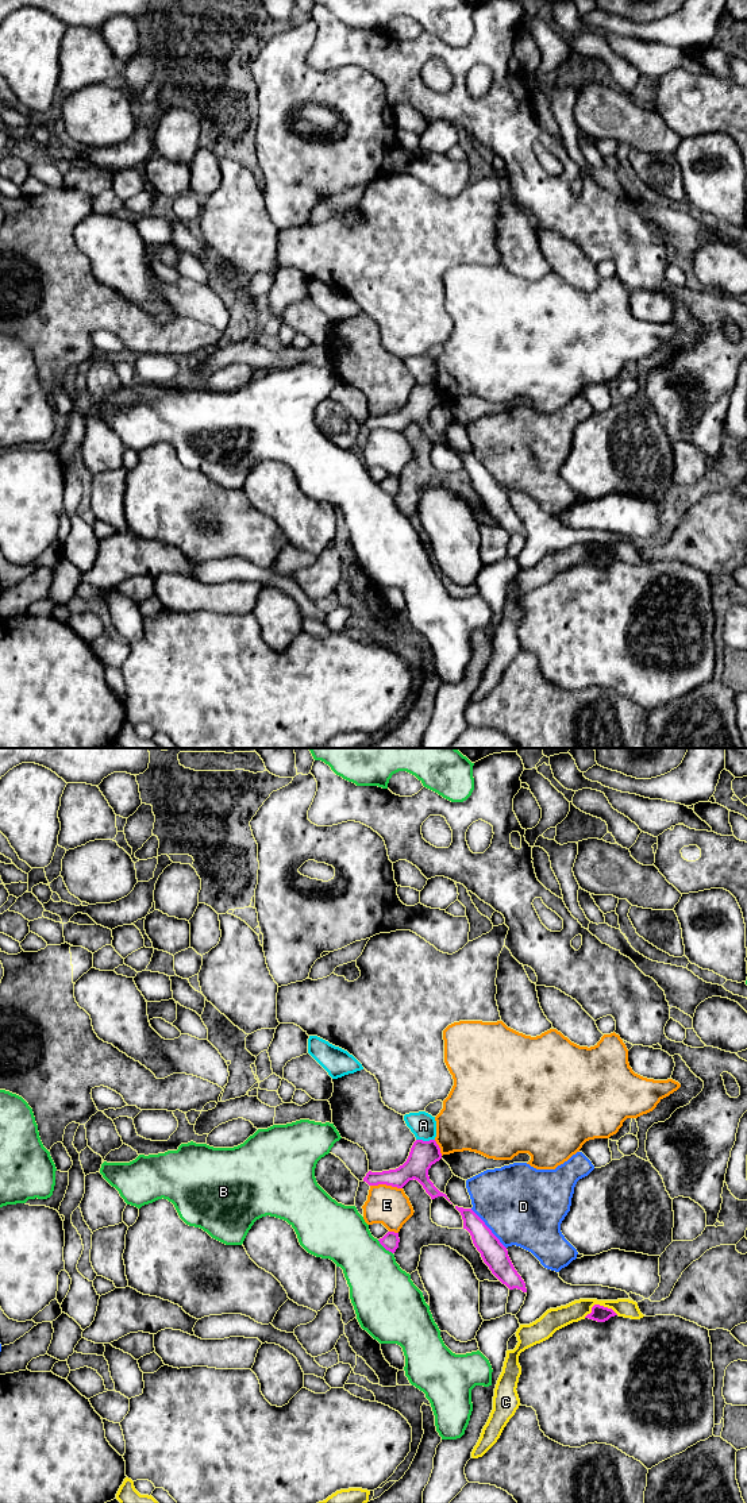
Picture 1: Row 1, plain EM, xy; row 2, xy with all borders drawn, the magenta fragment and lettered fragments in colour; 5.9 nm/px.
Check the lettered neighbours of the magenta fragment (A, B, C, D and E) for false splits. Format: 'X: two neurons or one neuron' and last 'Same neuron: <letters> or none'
A: two neurons
B: two neurons
C: two neurons
D: two neurons
E: two neurons
Same neuron: none

